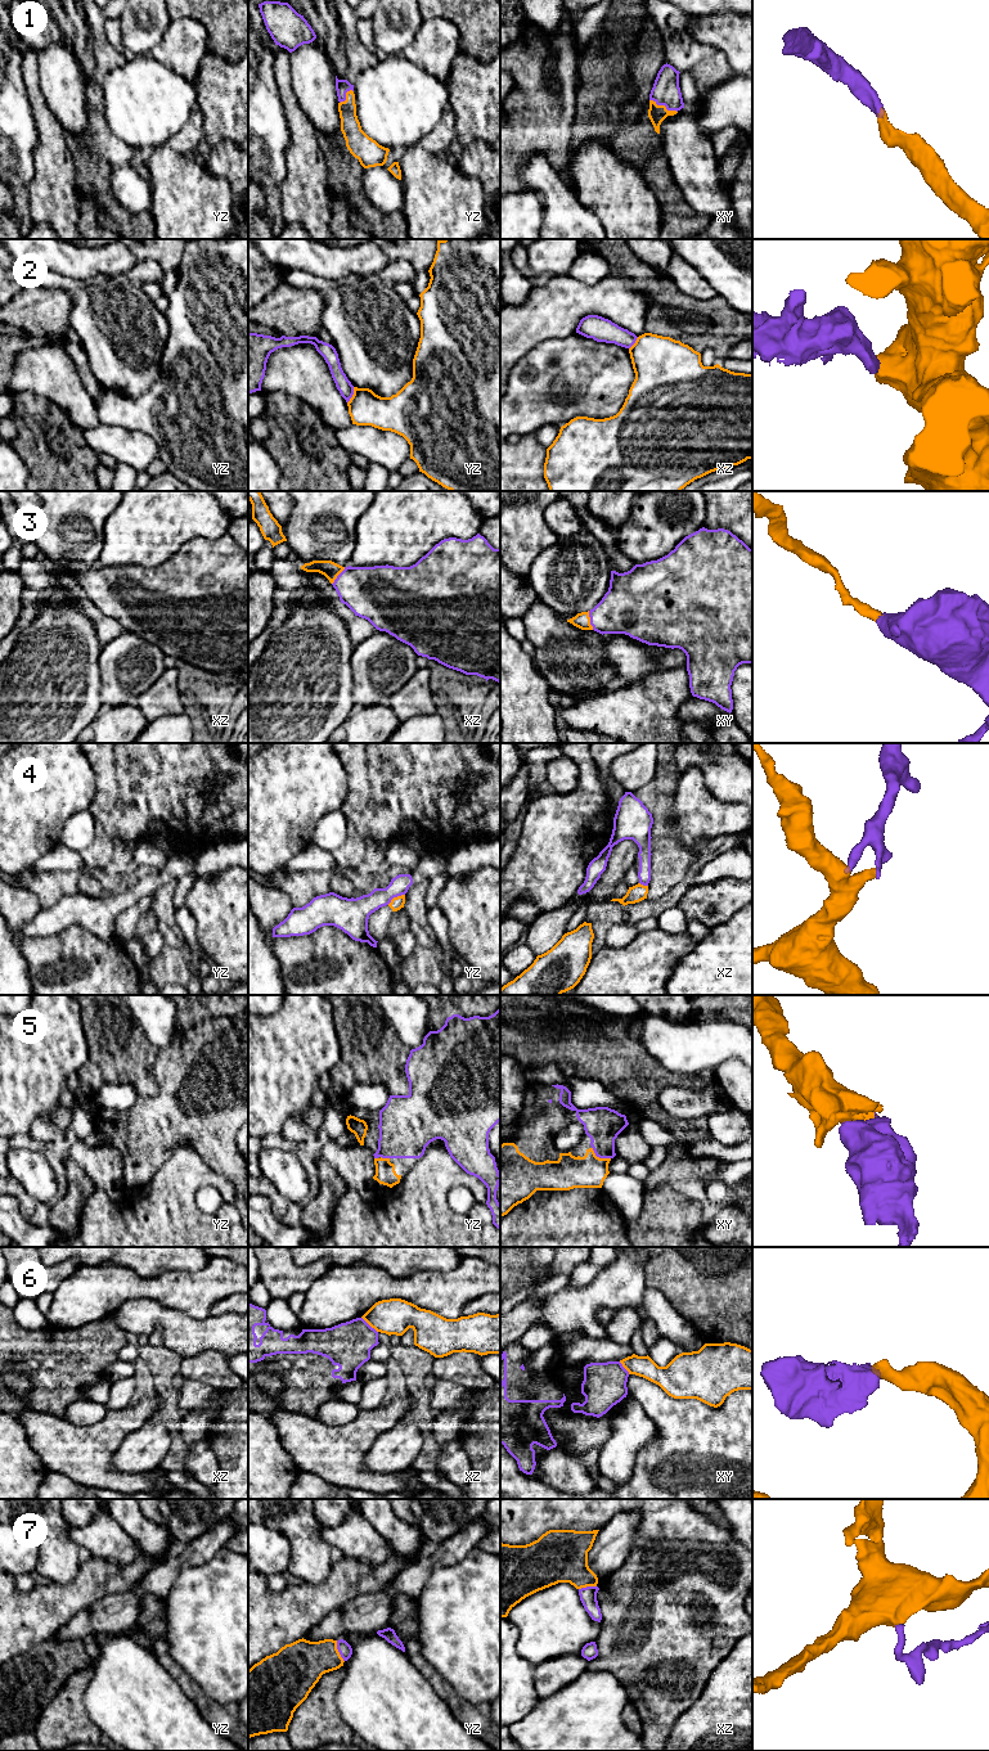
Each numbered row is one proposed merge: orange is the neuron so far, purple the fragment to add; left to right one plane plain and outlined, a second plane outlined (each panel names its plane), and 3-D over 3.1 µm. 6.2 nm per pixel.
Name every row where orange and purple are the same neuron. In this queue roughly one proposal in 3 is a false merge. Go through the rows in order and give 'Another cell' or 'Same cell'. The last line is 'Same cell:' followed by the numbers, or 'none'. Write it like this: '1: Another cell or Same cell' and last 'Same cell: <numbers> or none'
1: Same cell
2: Another cell
3: Same cell
4: Another cell
5: Same cell
6: Another cell
7: Another cell
Same cell: 1, 3, 5

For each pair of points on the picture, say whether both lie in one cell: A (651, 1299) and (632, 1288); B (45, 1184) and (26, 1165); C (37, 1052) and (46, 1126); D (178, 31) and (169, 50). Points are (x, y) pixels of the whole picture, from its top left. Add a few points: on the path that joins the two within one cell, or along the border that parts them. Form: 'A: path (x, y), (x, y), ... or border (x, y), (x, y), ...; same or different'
A: border (647, 1288), (641, 1305); different
B: path (40, 1179), (31, 1170); same
C: border (59, 1103), (52, 1113), (40, 1116), (28, 1133); different
D: path (178, 36), (178, 41), (174, 45); same

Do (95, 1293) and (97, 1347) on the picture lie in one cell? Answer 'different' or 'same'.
different

